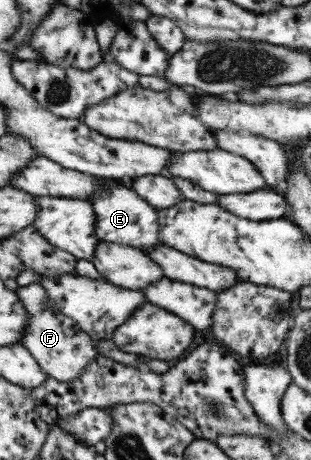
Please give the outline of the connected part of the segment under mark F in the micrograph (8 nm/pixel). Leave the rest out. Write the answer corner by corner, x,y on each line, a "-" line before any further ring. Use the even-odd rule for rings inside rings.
32,283
26,287
19,287
16,293
24,308
28,310
28,325
21,343
23,347
36,358
42,371
52,379
60,383
78,379
90,361
99,355
96,341
82,331
72,318
60,313
54,307
47,306
48,295
42,285

